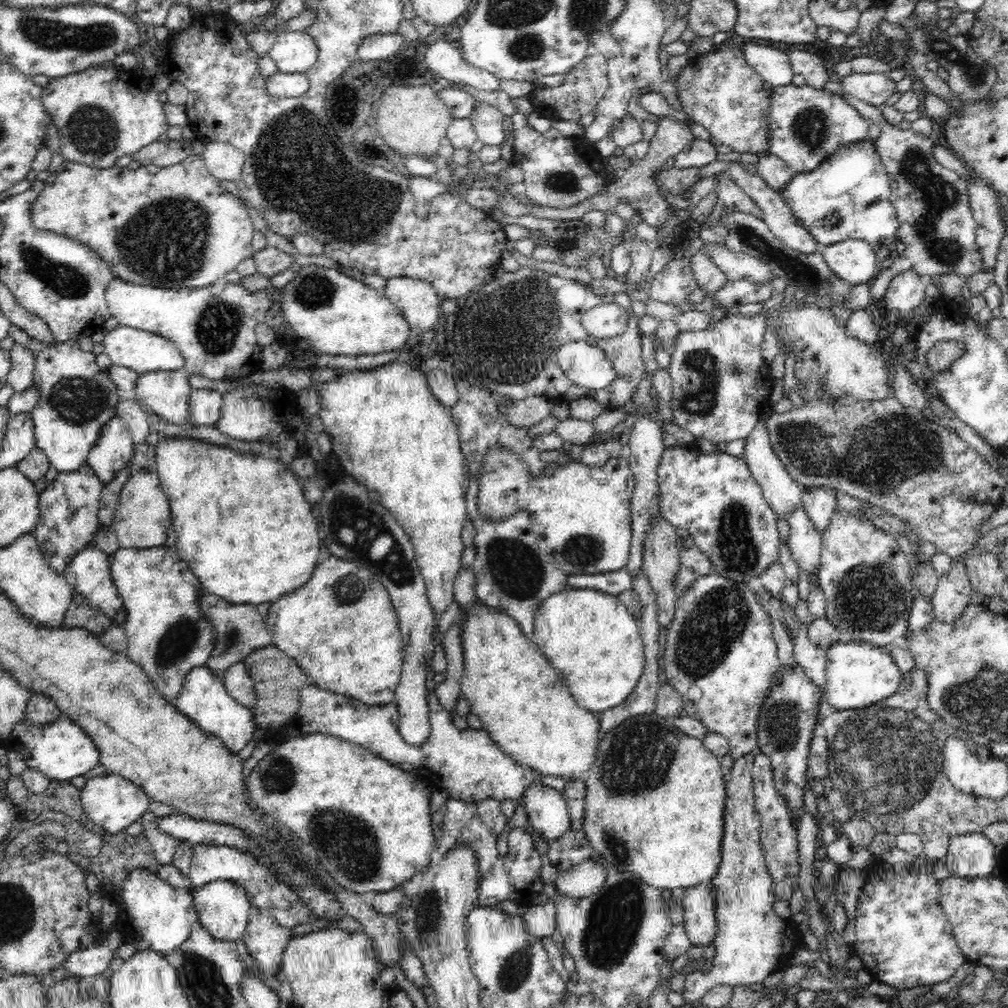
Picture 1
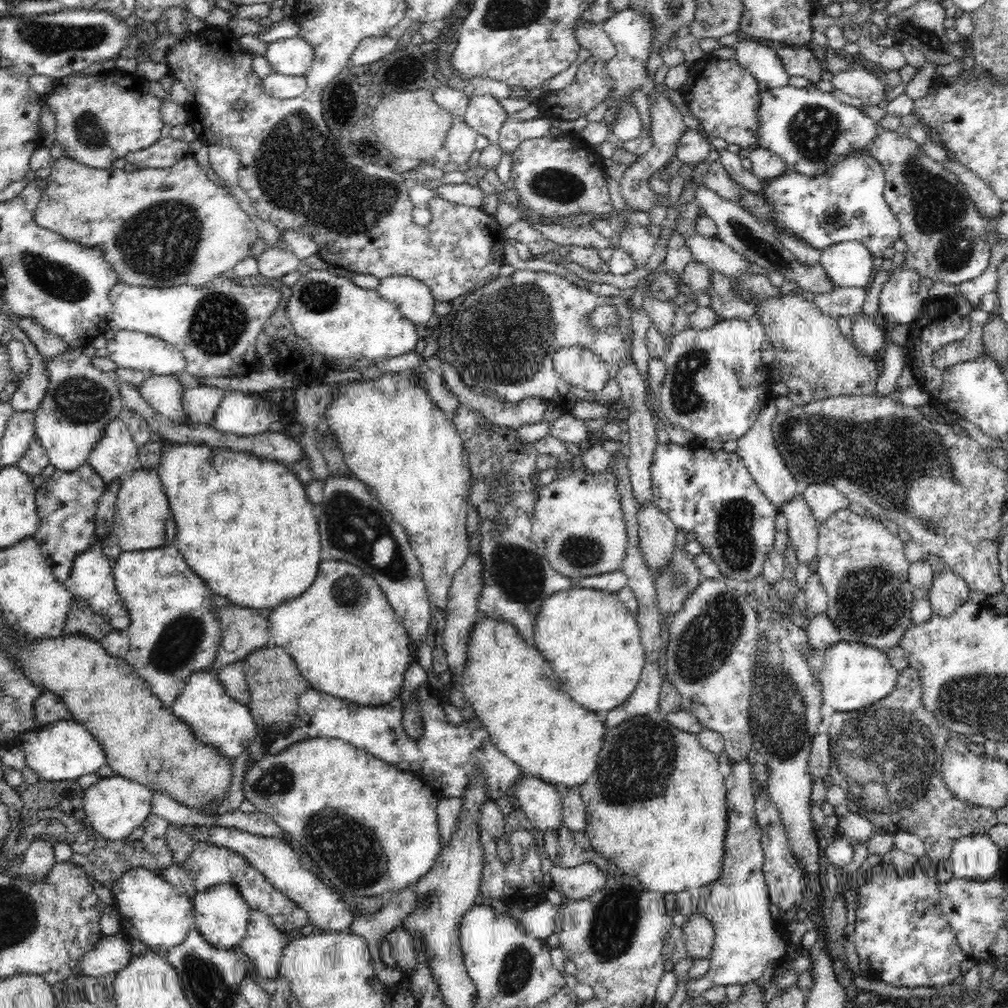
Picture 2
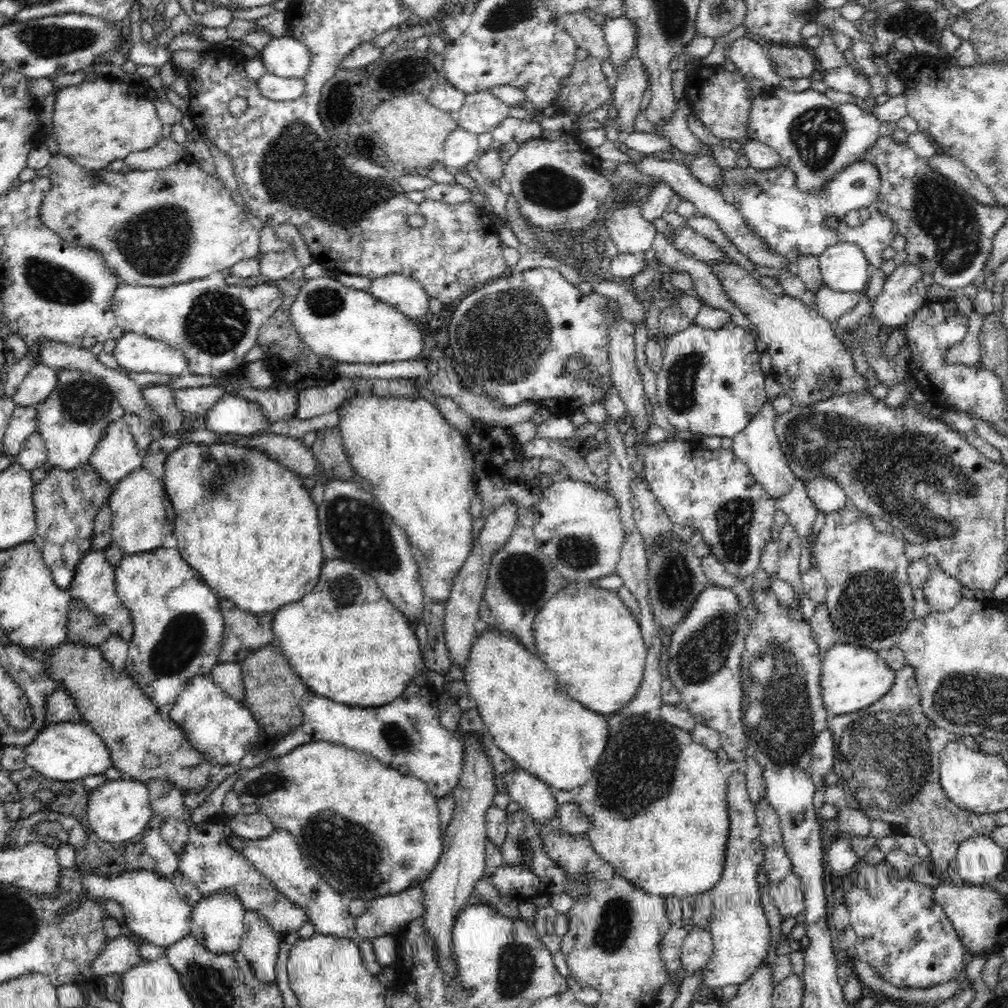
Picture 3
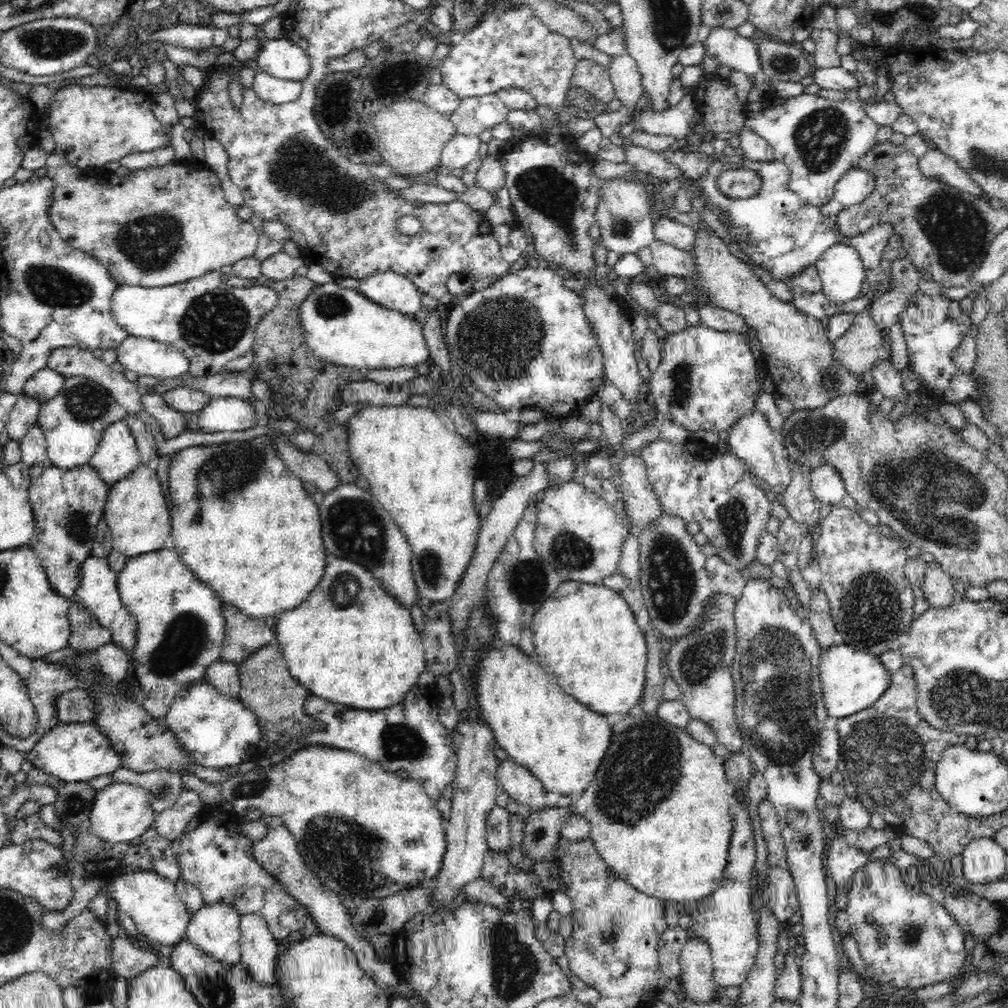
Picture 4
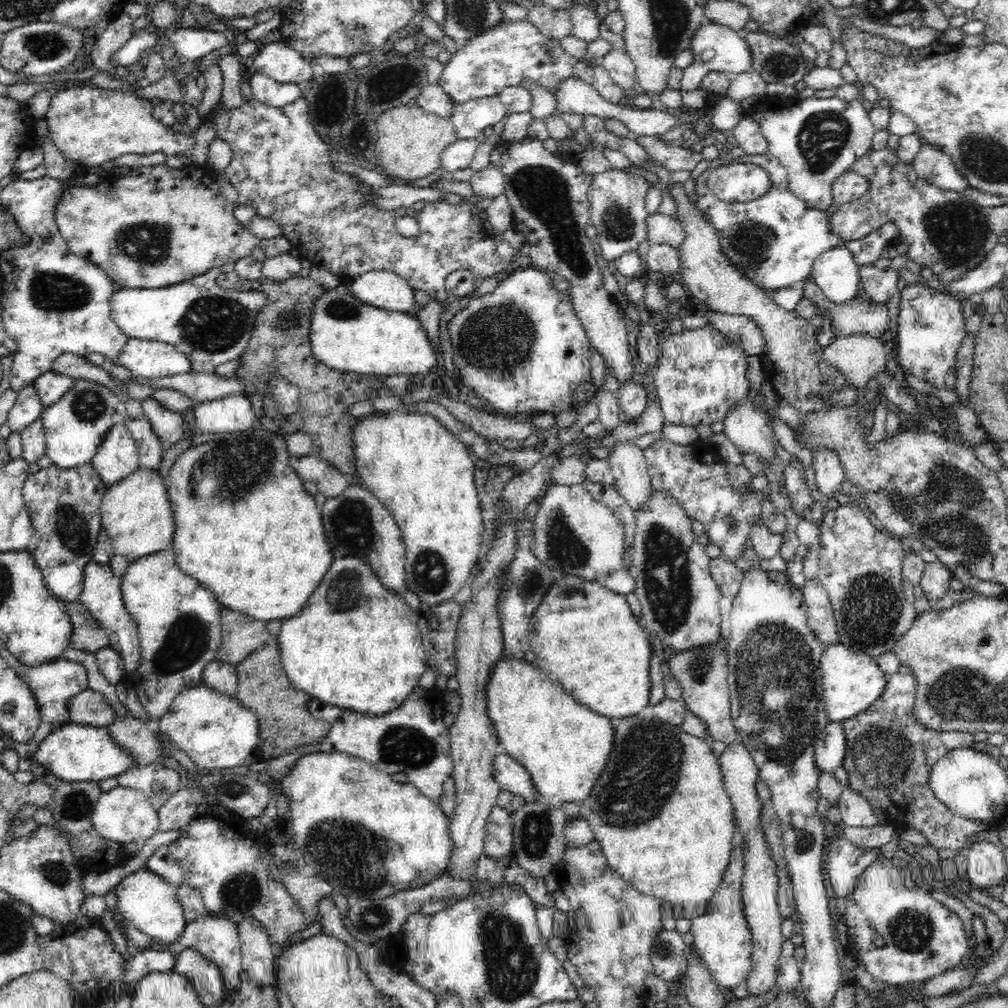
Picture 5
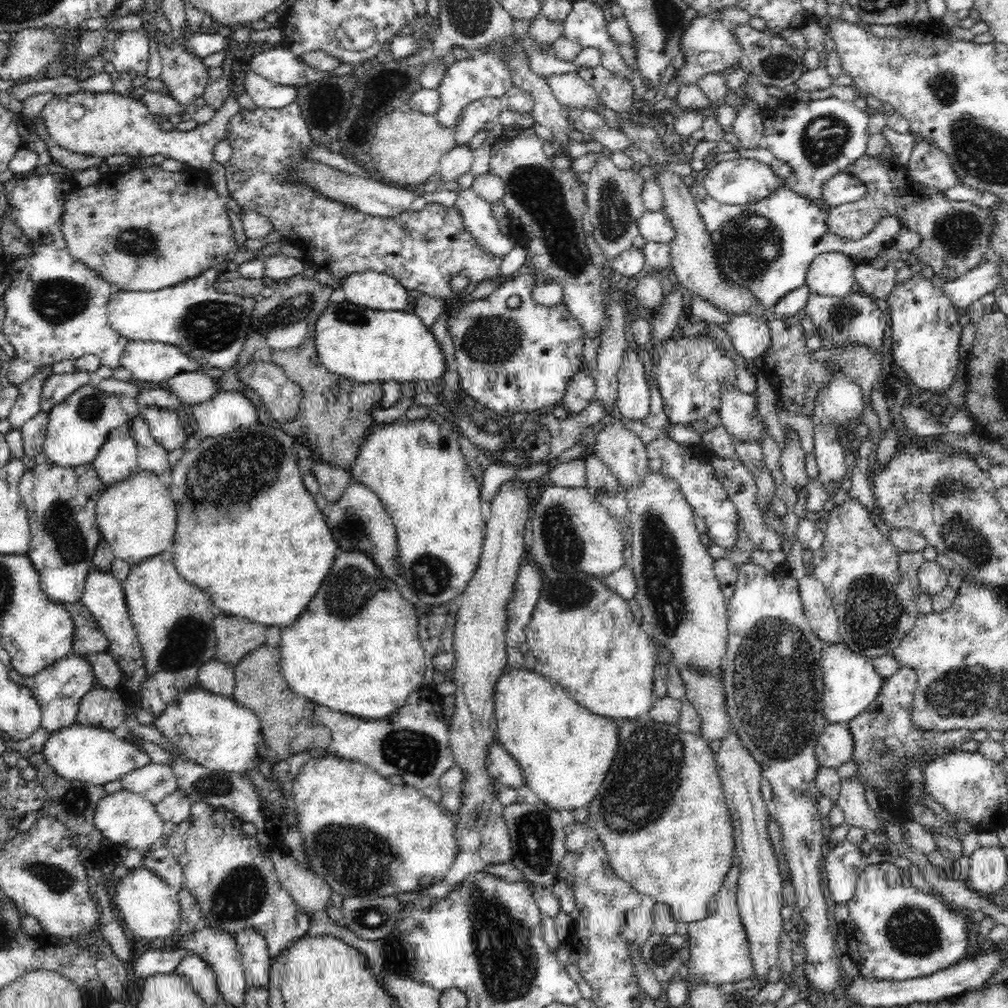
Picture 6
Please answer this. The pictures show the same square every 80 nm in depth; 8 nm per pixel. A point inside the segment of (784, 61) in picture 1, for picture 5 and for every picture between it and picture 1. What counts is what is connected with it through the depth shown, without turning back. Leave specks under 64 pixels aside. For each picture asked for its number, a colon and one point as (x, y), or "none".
2: (761, 60)
3: (750, 57)
4: (738, 53)
5: (718, 48)

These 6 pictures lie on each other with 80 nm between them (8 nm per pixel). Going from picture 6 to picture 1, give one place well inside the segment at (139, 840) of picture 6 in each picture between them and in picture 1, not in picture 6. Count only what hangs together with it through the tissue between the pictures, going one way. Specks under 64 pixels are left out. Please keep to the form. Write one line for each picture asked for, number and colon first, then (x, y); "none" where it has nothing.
1: (112, 802)
2: (115, 806)
3: (118, 810)
4: (121, 812)
5: (121, 815)

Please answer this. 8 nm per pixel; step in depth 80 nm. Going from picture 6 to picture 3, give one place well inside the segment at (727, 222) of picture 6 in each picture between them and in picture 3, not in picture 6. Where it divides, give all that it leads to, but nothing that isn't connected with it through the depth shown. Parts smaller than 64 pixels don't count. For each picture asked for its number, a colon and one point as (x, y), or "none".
3: (791, 223)
4: (780, 232)
5: (774, 240)

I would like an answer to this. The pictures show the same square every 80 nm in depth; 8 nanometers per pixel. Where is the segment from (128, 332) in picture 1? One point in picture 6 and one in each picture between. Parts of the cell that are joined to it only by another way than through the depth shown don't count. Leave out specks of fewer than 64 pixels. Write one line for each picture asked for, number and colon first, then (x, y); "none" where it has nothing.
2: (128, 349)
3: (135, 353)
4: (145, 357)
5: (148, 359)
6: (156, 362)

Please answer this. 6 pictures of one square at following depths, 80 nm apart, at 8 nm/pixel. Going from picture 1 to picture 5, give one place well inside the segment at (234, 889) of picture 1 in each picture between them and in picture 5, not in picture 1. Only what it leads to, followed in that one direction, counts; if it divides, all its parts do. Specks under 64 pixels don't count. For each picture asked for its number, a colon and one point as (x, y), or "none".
2: (221, 915)
3: (218, 920)
4: (215, 928)
5: (216, 937)

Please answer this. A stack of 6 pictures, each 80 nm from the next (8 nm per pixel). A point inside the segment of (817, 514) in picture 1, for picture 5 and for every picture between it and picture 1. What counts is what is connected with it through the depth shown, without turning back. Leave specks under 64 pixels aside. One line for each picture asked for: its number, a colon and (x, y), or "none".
2: (823, 499)
3: (827, 495)
4: (826, 484)
5: (829, 473)

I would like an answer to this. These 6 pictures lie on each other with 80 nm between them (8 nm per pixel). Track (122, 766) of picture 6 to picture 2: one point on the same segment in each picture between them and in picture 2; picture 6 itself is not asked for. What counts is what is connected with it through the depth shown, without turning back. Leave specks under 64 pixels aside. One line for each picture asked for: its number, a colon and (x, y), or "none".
2: (65, 750)
3: (68, 751)
4: (73, 752)
5: (73, 753)

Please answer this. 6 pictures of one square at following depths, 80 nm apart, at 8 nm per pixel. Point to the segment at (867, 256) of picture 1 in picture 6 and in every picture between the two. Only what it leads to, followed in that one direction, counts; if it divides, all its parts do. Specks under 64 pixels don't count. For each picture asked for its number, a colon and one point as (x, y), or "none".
2: (849, 264)
3: (843, 267)
4: (842, 274)
5: (835, 271)
6: (831, 274)

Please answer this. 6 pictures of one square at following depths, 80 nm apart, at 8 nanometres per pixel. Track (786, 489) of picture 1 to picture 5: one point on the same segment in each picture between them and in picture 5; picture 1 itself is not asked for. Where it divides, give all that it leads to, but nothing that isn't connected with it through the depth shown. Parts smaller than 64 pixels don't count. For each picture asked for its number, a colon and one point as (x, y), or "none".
2: (757, 449)
3: (757, 445)
4: (752, 440)
5: (746, 427)

